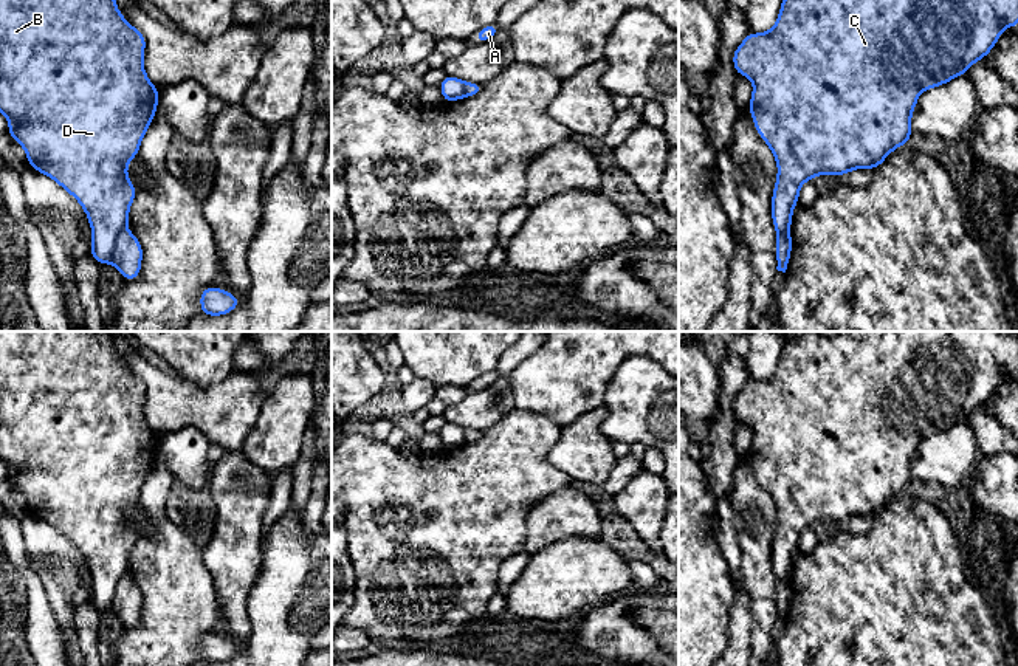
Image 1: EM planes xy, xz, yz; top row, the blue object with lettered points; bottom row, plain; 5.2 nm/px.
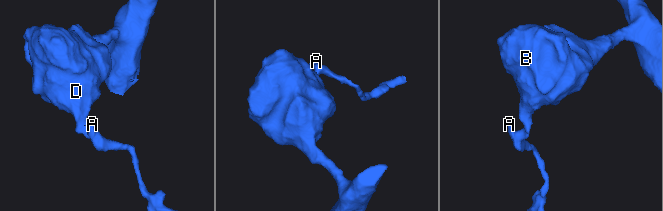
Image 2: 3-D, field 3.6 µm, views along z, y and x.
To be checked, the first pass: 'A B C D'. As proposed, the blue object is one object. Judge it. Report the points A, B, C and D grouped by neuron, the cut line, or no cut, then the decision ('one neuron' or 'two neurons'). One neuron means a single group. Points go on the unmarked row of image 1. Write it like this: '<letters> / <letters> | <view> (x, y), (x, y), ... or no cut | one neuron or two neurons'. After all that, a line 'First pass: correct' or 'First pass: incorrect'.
A / B C D | xy (124, 573), (118, 581), (110, 609) | two neurons
First pass: incorrect

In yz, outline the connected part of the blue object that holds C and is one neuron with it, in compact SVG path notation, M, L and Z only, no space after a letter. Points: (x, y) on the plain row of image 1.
M803 331L800 336L784 341L781 356L773 375L767 379L748 379L733 400L733 412L739 423L753 429L753 441L748 458L755 475L772 496L778 511L776 531L772 542L772 567L779 581L790 584L792 559L800 545L800 533L817 522L841 522L854 516L877 516L897 494L910 489L911 462L919 446L919 438L944 432L962 423L978 407L984 406L1007 373L1018 373L1018 335L1012 331L837 331L832 336L820 331Z

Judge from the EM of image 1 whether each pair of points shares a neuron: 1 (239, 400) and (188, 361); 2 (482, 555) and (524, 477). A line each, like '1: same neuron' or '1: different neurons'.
1: different neurons
2: same neuron

